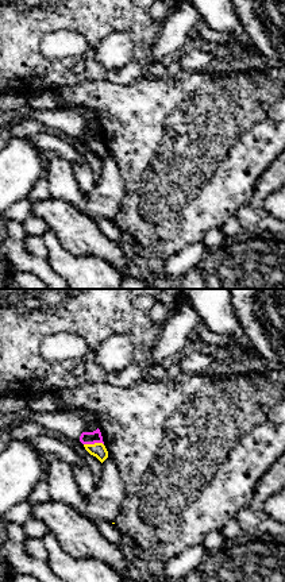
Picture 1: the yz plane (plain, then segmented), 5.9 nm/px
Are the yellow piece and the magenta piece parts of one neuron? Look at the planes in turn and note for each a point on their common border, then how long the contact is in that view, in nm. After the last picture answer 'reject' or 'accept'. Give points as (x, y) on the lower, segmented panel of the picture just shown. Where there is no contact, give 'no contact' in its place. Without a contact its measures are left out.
meets yellow at (95, 443); contact 120 nm long

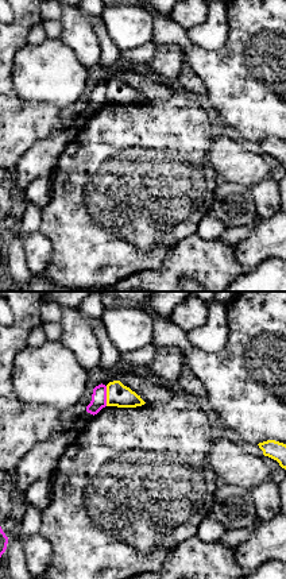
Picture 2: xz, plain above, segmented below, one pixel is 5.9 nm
meets yellow at (107, 396); contact 120 nm long

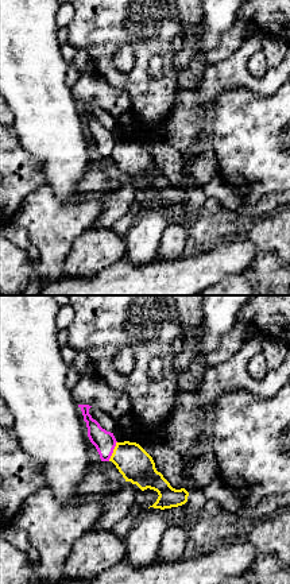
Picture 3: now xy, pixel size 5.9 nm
meets yellow at (113, 451); contact 130 nm long

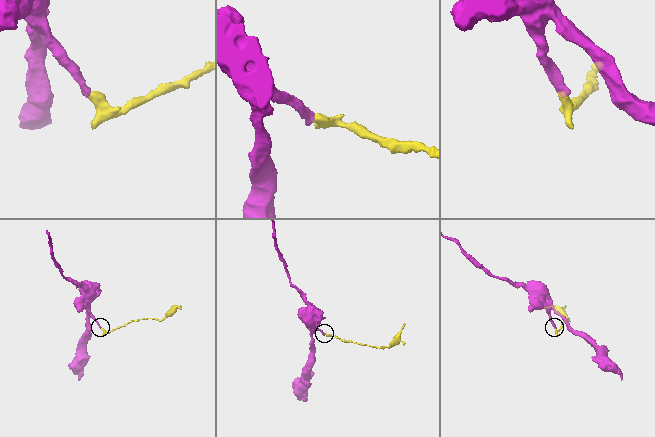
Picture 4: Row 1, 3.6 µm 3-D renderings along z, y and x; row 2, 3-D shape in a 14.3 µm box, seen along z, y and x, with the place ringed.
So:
reject

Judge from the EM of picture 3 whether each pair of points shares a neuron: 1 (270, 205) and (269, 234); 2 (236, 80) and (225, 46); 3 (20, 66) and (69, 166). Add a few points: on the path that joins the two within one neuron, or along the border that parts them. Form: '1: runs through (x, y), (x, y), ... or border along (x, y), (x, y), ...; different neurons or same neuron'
1: border along (273, 212), (258, 219); different neurons
2: border along (247, 37), (229, 55), (209, 65); different neurons
3: runs through (35, 91), (45, 111), (47, 126), (58, 142); same neuron

